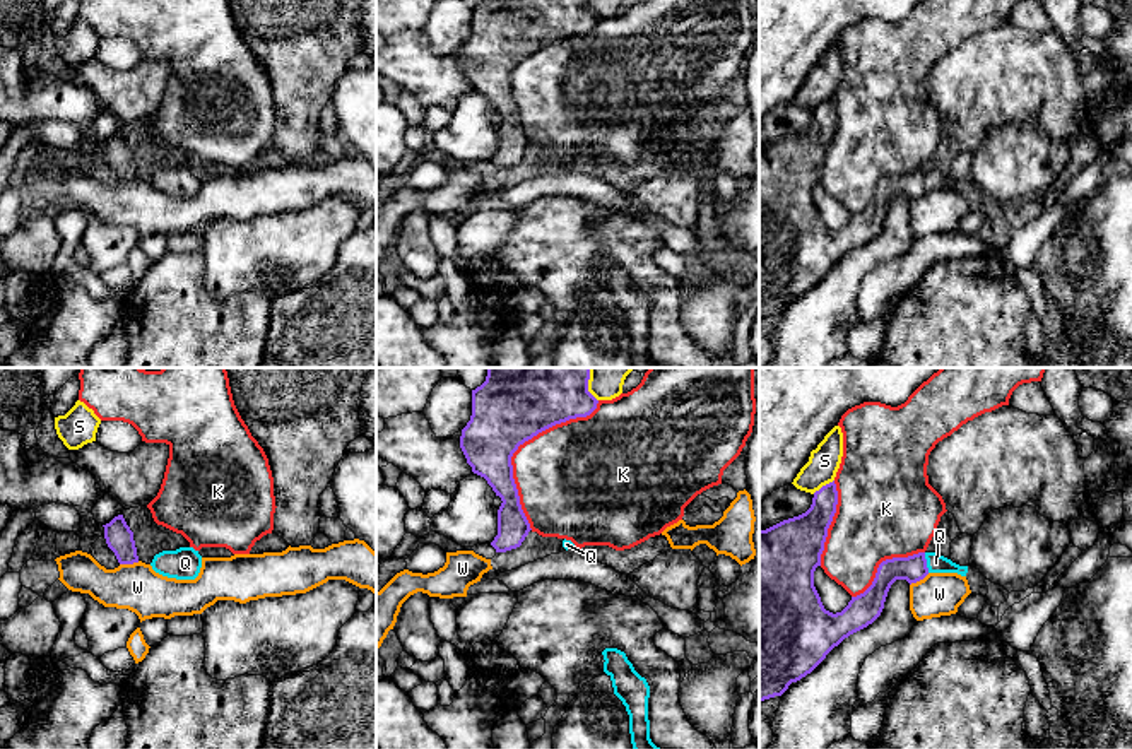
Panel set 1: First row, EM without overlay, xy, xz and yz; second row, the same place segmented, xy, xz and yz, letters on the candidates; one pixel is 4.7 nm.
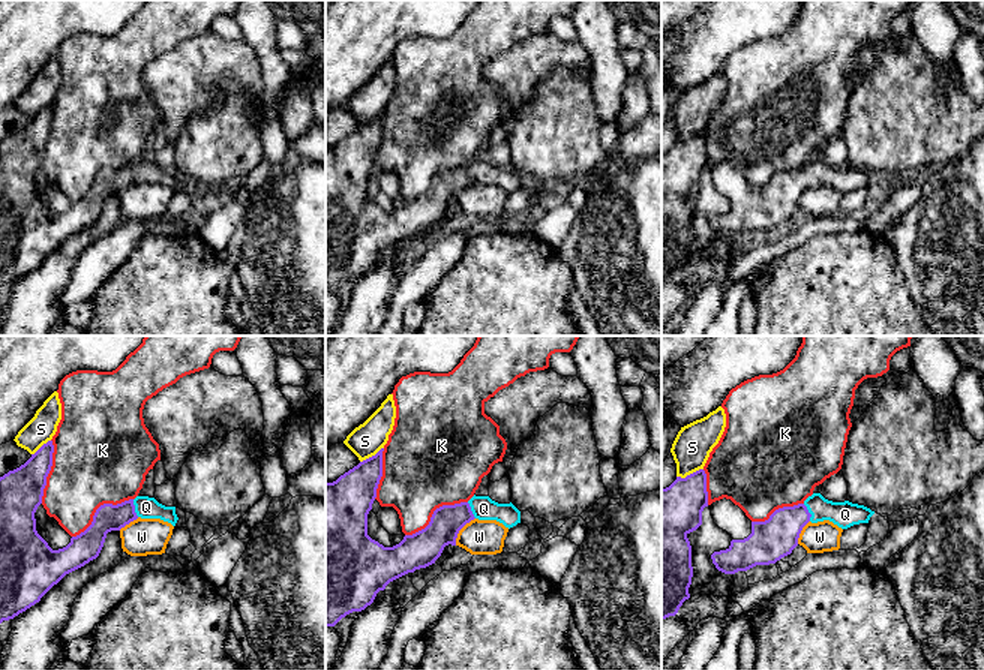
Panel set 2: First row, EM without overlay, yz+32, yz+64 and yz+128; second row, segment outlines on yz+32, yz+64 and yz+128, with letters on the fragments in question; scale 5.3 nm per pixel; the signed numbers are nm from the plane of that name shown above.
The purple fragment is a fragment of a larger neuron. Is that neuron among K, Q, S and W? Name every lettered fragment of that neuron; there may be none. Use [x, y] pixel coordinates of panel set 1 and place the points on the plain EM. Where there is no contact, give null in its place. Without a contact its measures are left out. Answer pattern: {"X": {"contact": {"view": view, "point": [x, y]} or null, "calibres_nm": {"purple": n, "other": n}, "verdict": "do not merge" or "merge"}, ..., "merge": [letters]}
{"K": {"contact": {"view": "xz", "point": [518, 62]}, "calibres_nm": {"purple": 300, "other": 440}, "verdict": "do not merge"}, "Q": {"contact": {"view": "yz", "point": [925, 180]}, "calibres_nm": {"purple": 130, "other": 90}, "verdict": "merge"}, "S": {"contact": {"view": "yz", "point": [823, 103]}, "calibres_nm": {"purple": 200, "other": 150}, "verdict": "do not merge"}, "W": {"contact": {"view": "xy", "point": [129, 180]}, "calibres_nm": {"purple": 130, "other": 220}, "verdict": "do not merge"}, "merge": ["Q"]}

